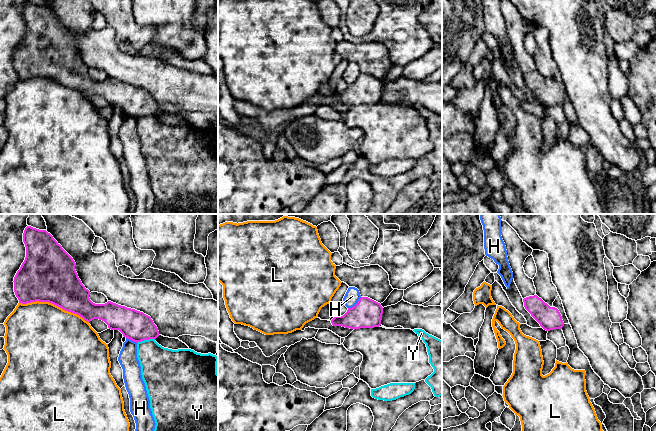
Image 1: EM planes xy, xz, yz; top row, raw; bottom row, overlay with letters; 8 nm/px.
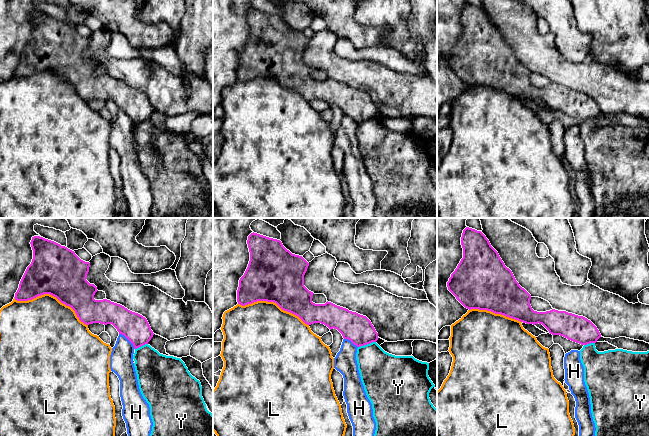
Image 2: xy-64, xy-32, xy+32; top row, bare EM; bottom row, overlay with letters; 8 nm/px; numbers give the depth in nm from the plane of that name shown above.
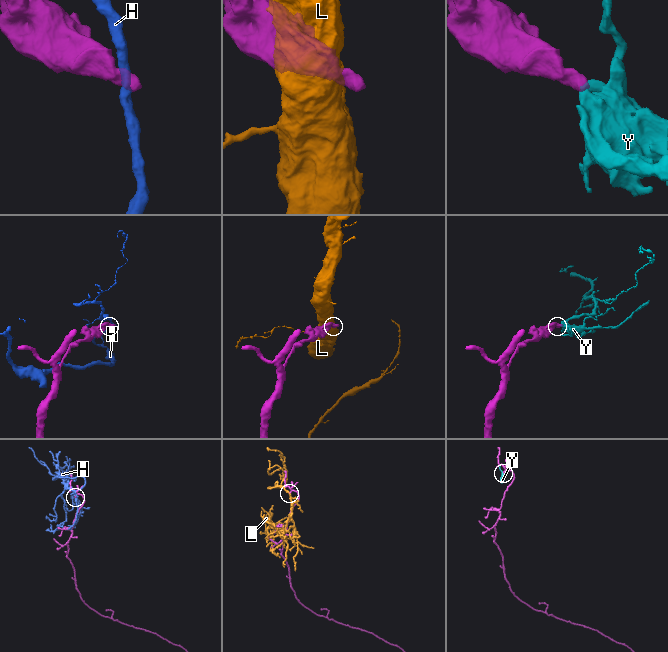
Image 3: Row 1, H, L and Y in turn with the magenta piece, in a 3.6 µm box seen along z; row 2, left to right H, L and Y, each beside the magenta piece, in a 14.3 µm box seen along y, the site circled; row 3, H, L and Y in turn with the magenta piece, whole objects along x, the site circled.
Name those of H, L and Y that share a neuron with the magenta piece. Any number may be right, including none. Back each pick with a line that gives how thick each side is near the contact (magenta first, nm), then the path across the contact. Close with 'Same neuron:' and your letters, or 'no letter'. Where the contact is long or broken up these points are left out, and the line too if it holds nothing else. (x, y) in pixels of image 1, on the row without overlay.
Same neuron: no letter

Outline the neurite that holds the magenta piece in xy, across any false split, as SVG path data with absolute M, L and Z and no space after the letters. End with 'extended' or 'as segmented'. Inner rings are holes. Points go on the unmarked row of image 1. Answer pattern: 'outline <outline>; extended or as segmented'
outline M27 2L23 9L26 33L14 53L14 68L19 79L49 78L65 87L74 89L90 98L94 95L104 97L111 106L119 106L124 113L138 119L156 115L159 112L157 102L150 92L135 85L118 81L111 77L95 80L90 74L90 67L85 64L75 46L73 34L46 6Z; as segmented

